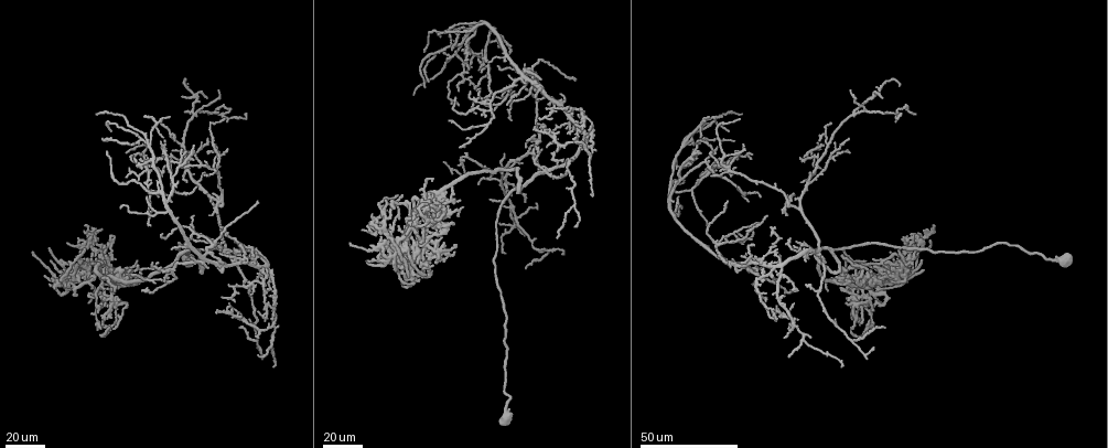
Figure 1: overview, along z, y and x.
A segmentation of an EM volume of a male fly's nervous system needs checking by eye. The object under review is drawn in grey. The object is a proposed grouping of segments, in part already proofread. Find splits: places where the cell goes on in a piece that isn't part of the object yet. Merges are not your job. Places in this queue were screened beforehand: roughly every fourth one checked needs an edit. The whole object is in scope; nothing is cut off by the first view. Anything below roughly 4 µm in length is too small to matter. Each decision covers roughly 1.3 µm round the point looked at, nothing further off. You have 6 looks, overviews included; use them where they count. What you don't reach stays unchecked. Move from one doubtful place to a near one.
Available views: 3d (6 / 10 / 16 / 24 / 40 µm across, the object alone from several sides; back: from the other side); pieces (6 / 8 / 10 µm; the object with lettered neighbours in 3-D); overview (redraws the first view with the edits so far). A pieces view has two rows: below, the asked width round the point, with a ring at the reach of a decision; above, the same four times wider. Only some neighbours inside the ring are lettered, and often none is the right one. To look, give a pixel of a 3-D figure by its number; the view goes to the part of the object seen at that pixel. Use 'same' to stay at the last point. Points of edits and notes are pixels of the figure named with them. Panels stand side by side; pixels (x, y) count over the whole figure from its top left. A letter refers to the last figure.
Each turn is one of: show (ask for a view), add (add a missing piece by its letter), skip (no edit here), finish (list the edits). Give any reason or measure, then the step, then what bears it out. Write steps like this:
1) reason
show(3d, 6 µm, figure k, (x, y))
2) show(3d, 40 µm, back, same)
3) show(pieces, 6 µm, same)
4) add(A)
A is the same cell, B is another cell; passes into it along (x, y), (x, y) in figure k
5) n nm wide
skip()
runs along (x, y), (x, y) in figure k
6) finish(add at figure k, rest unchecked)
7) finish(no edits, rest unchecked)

long arm stops here
show(3d, 24 µm, figure 1, (402, 195))

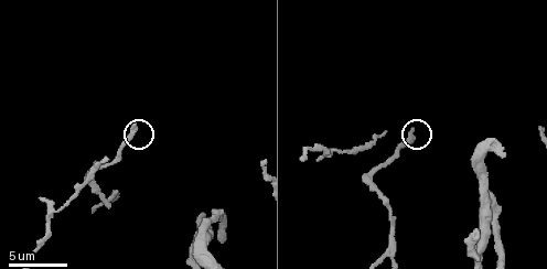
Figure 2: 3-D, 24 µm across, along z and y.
show(pieces, 6 µm, figure 2, (134, 122))

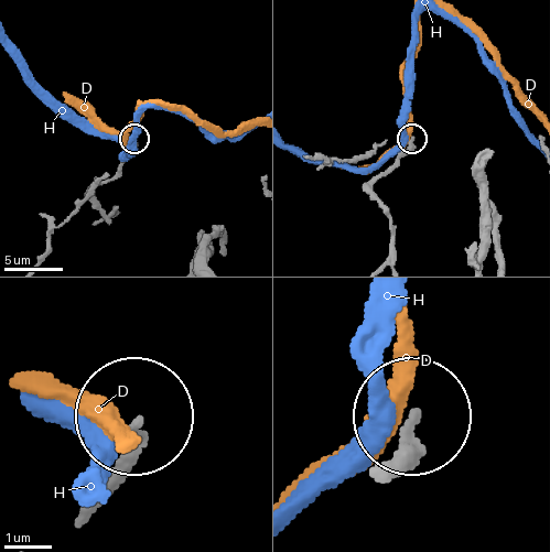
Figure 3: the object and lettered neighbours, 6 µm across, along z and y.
skip()
D and H are other cells; none of them fits

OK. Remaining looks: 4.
end of a long branch
show(3d, 24 µm, figure 1, (87, 257))

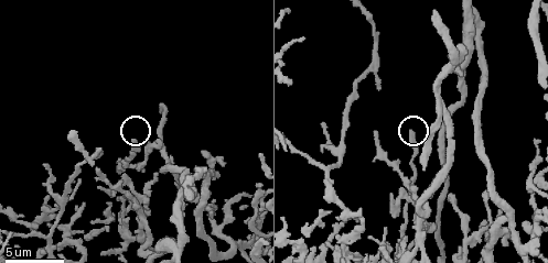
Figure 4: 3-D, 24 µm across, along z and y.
show(pieces, 10 µm, figure 4, (132, 141))

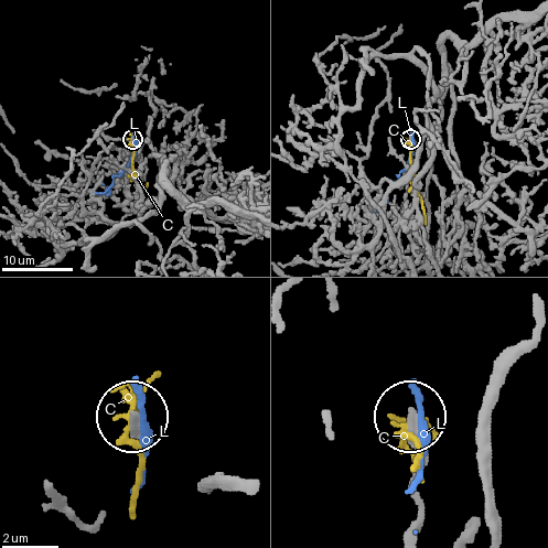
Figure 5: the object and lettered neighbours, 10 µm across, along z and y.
260 nm wide
skip()
C and L are other cells; none of them fits

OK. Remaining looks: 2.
branch stops here
show(3d, 24 µm, figure 1, (170, 118))

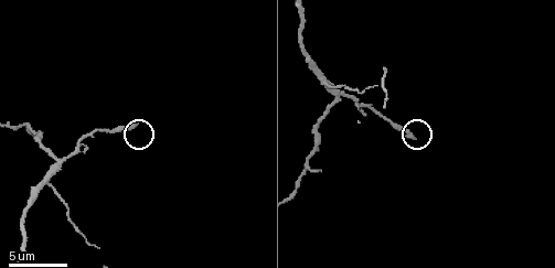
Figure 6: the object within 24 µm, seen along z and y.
what lies round it
show(pieces, 8 µm, figure 6, (134, 126))

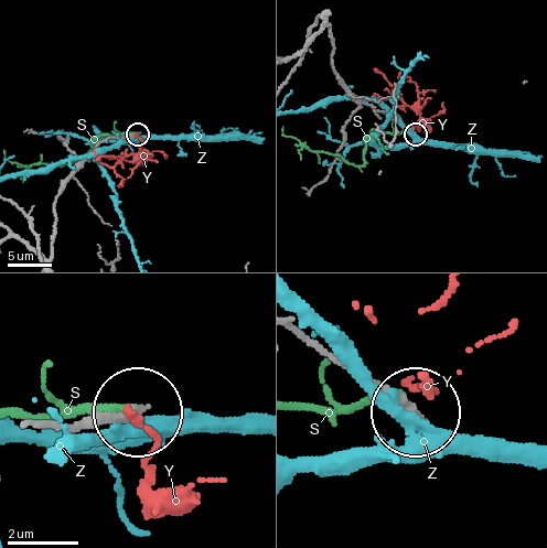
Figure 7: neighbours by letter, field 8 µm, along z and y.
skip()
S, Y and Z are other cells; runs along (301, 335), (414, 407) in figure 7; none of them fits

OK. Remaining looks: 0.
finish(no edits, rest unchecked)

